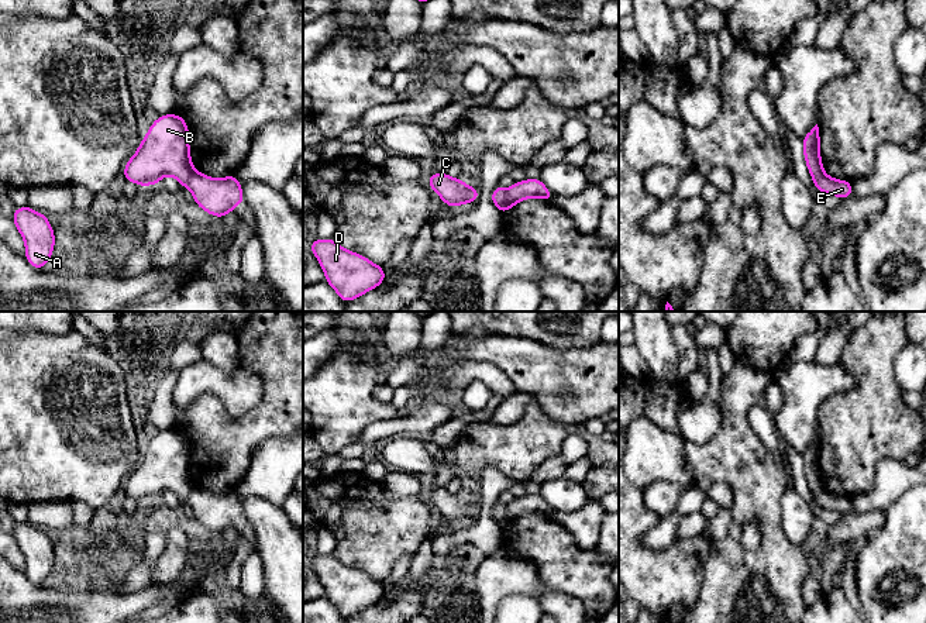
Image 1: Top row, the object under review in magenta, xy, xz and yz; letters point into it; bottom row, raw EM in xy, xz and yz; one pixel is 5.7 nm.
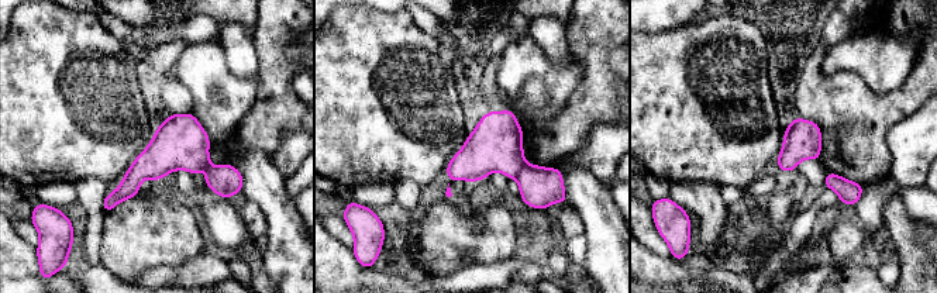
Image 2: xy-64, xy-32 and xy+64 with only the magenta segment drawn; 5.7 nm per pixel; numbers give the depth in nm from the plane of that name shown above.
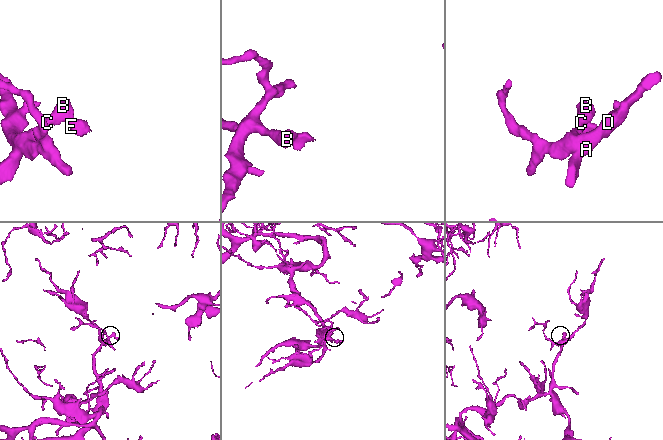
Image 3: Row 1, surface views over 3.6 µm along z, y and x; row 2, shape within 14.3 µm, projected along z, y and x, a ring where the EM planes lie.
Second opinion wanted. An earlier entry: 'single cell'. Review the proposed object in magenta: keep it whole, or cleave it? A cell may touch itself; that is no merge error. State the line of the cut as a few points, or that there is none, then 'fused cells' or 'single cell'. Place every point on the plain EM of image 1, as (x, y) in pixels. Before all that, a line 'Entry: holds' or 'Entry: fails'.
Entry: fails
cut xz (506, 506), (506, 513), (498, 523); fused cells

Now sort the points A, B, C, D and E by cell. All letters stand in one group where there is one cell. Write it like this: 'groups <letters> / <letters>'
groups A B C D / E

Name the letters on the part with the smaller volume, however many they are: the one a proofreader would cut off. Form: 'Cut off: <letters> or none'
Cut off: E

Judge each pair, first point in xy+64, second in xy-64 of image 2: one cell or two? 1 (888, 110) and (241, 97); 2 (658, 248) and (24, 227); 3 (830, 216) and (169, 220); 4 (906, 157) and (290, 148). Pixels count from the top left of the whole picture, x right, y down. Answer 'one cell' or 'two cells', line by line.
1: two cells
2: one cell
3: one cell
4: one cell

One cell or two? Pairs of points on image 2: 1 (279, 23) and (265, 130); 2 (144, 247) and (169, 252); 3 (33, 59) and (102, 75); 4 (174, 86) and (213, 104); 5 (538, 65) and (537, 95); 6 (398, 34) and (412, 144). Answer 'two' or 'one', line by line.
1: one
2: one
3: one
4: two
5: two
6: one

